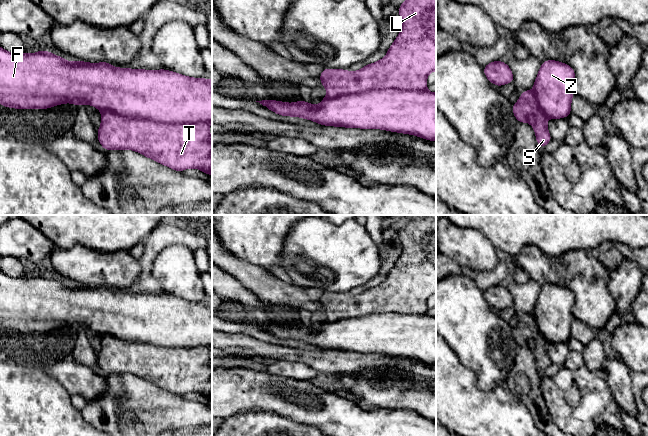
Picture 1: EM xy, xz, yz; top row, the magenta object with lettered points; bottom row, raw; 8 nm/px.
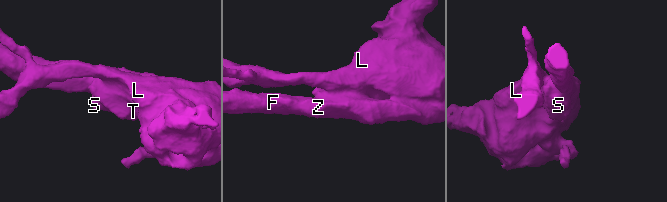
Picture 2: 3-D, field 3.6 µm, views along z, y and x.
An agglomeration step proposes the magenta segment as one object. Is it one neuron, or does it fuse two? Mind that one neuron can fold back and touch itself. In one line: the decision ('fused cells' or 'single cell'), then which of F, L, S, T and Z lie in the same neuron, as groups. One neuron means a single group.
fused cells; F Z / L S T

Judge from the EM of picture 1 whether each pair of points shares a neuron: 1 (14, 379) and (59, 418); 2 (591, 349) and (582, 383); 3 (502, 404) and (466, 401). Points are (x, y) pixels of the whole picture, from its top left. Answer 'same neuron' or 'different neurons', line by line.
1: same neuron
2: different neurons
3: same neuron

